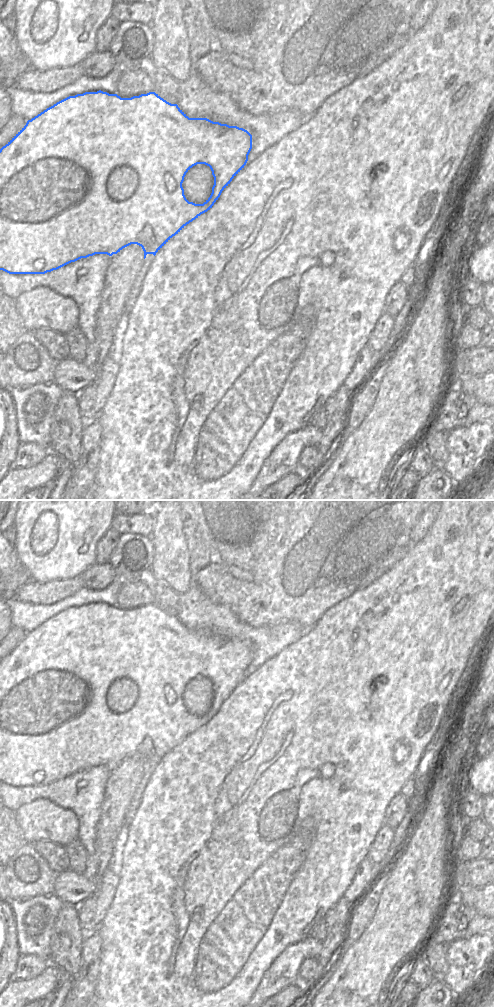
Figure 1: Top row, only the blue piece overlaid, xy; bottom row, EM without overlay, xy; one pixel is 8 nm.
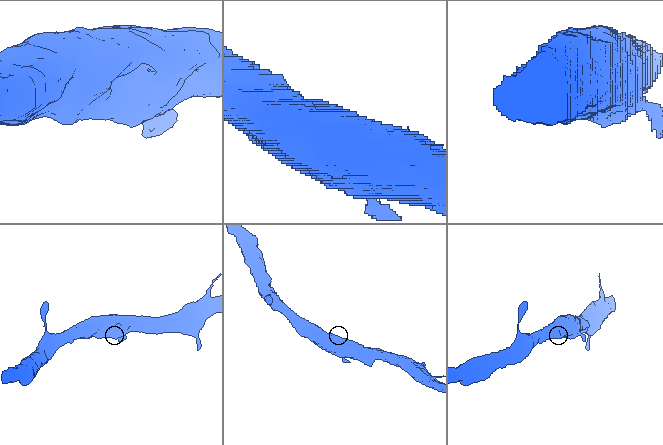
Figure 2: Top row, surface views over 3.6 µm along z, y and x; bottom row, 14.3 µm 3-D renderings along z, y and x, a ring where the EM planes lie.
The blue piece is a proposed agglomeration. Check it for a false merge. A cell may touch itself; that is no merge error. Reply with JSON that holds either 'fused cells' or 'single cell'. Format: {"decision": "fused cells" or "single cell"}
{"decision": "single cell"}

